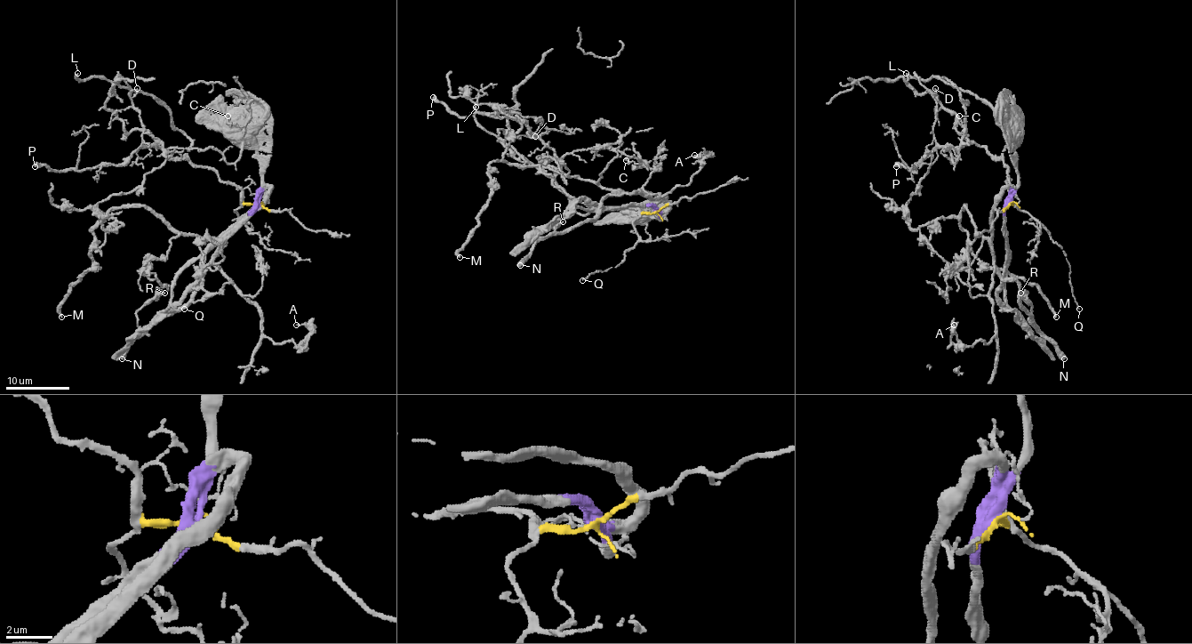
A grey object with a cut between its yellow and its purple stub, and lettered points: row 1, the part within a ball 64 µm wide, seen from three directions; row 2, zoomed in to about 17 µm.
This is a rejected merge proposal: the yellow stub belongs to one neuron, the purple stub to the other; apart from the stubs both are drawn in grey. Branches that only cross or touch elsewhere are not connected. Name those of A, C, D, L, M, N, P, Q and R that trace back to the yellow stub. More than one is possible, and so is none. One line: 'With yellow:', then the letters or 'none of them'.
With yellow: C, D, L, P, Q

